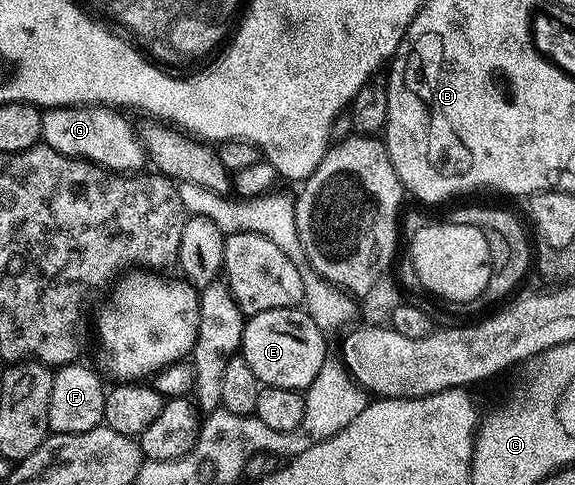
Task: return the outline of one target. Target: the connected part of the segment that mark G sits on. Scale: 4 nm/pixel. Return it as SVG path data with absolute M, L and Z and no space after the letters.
M52 106L43 110L41 120L42 145L53 148L69 158L79 158L85 162L91 162L95 166L101 166L104 170L110 170L112 174L131 176L144 169L143 161L148 161L149 155L145 149L142 137L135 135L135 130L123 118L124 115L116 109L103 106Z

